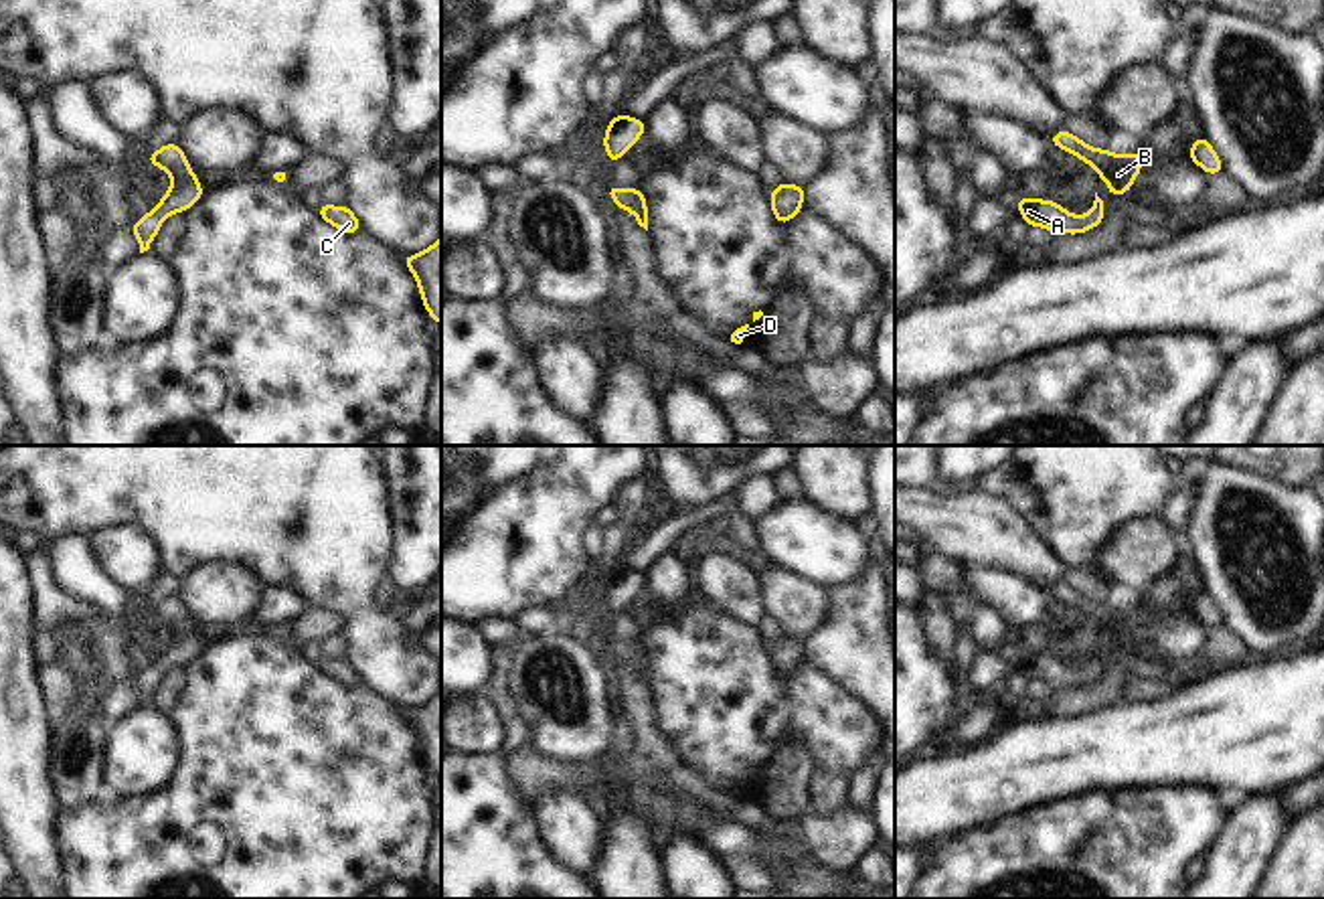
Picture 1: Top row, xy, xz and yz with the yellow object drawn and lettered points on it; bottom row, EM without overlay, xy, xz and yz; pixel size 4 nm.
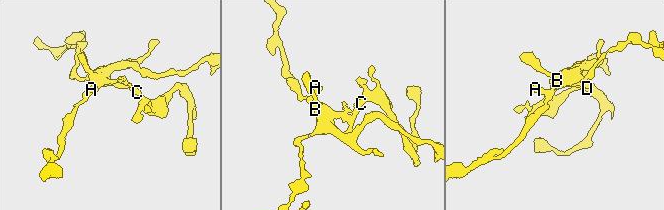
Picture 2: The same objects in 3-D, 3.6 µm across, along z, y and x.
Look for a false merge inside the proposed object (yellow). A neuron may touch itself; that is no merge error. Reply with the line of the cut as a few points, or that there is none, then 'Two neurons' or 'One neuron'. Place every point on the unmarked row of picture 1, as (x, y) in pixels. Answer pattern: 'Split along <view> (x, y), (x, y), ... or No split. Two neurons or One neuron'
No split. One neuron.

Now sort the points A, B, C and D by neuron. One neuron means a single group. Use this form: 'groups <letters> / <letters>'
groups A B C D

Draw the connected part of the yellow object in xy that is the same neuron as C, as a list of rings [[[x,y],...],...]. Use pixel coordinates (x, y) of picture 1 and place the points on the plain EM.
[[[322,656],[318,662],[318,670],[322,670],[332,680],[344,684],[344,686],[362,686],[362,680],[356,672],[356,668],[346,660],[332,660]]]

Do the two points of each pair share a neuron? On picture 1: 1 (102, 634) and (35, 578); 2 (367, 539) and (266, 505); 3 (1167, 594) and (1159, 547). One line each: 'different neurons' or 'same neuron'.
1: different neurons
2: same neuron
3: different neurons

